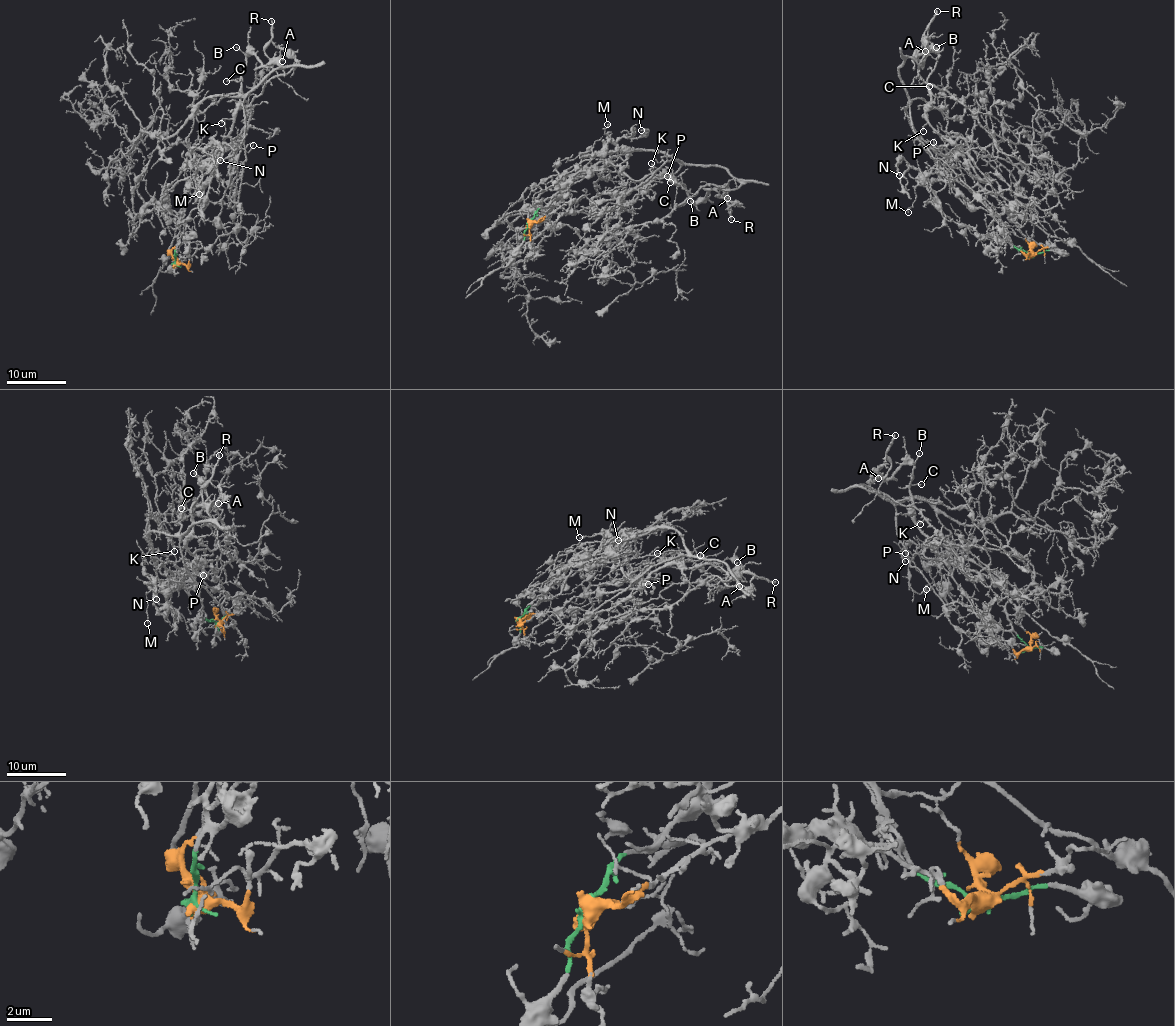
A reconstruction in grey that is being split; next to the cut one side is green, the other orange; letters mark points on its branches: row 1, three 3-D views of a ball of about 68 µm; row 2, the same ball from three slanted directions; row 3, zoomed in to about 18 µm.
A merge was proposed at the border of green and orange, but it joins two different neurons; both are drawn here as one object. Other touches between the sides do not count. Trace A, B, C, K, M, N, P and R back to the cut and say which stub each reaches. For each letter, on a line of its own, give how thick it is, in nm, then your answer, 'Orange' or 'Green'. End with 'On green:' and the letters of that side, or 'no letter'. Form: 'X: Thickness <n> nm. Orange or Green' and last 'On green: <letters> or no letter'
A: Thickness 100 nm. Green
B: Thickness 140 nm. Green
C: Thickness 120 nm. Green
K: Thickness 140 nm. Green
M: Thickness 120 nm. Green
N: Thickness 100 nm. Green
P: Thickness 130 nm. Green
R: Thickness 240 nm. Green
On green: A, B, C, K, M, N, P, R

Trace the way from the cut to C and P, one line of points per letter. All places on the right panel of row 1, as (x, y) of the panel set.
C: (1030, 255), (951, 185), (948, 141), (926, 118), (920, 85), (929, 86)
P: (1030, 255), (1012, 243), (996, 213), (976, 209), (957, 191), (943, 165), (947, 159), (932, 142)

